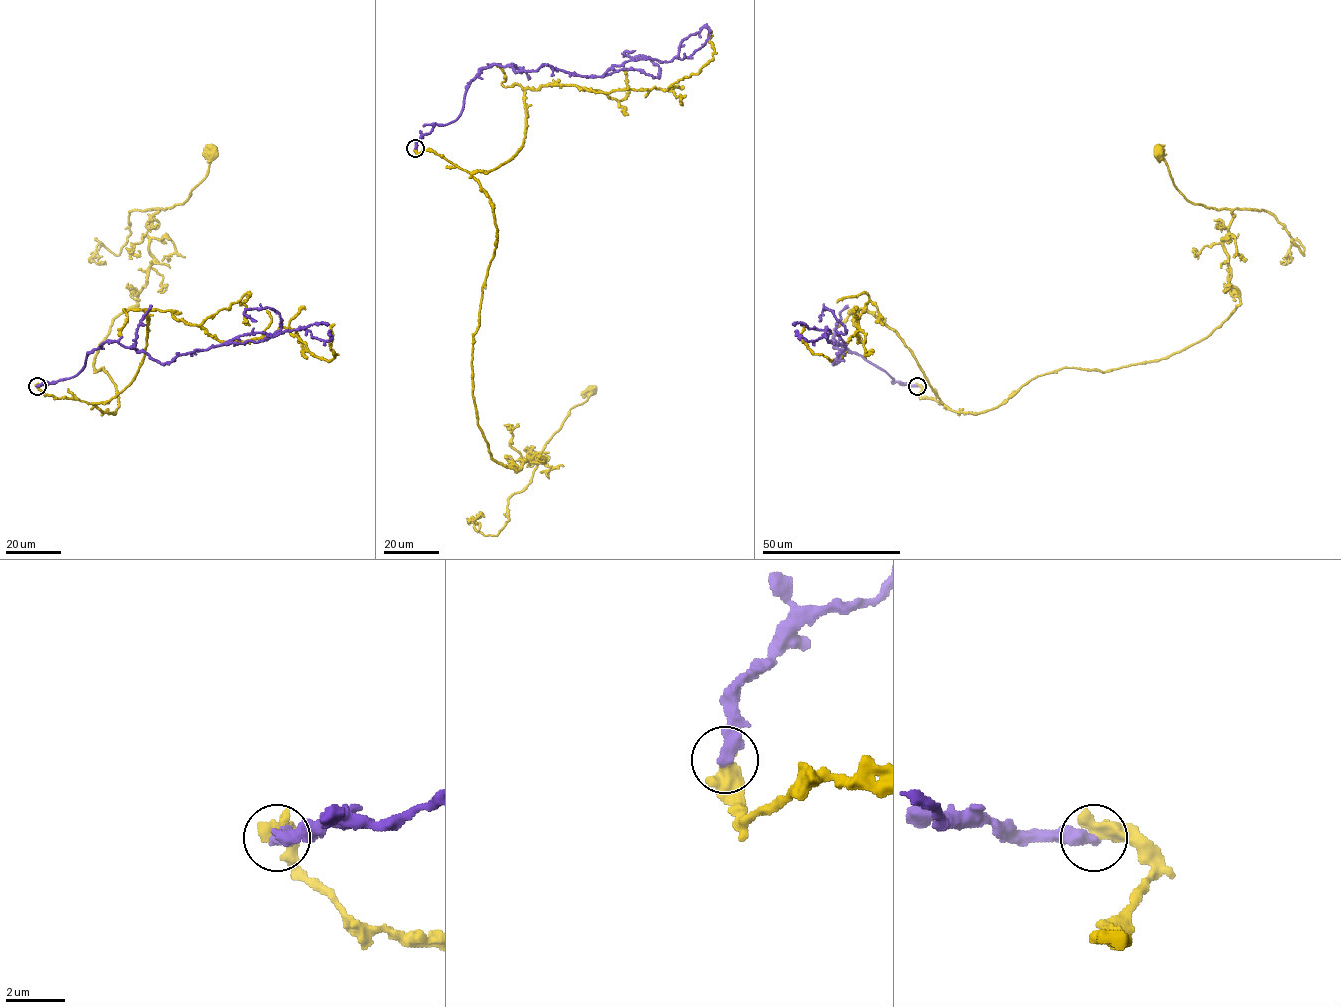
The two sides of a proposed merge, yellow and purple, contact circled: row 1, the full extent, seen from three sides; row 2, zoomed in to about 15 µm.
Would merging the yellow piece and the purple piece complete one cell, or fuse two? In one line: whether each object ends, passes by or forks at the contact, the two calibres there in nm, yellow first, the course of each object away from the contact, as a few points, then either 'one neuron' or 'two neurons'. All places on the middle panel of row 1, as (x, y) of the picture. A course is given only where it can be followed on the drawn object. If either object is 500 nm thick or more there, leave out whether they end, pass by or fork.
550 nm thick on the yellow side, 460 nm on the other; yellow runs (415, 148), (468, 171), (492, 207), (472, 360), (490, 456), (537, 463), (591, 390); purple runs (415, 148), (435, 124), (453, 122), (484, 68), (550, 65), (602, 76), (630, 60), (689, 56), (707, 26); two neurons

